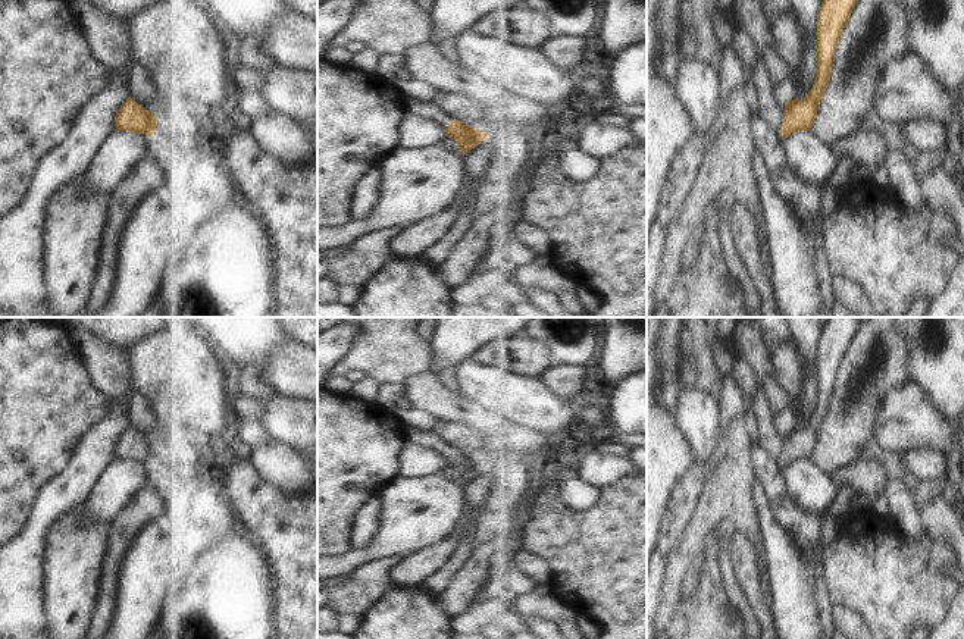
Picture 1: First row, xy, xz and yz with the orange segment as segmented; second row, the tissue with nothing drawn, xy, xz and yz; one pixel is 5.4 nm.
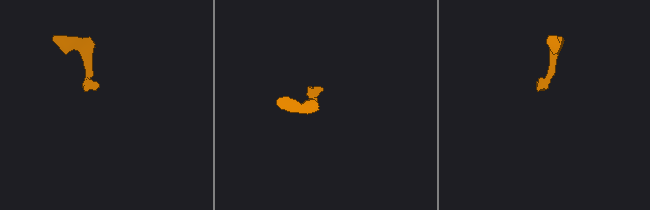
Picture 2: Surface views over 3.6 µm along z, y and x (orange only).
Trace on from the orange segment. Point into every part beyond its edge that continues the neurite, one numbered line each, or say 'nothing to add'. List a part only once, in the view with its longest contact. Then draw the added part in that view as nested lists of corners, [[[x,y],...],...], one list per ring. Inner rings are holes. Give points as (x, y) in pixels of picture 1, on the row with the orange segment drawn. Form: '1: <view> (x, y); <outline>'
1: xz (429, 110); [[[404,98],[404,110],[420,116],[425,116],[434,122],[438,122],[442,128],[454,120],[450,115],[444,113],[436,104],[423,103],[420,100]]]

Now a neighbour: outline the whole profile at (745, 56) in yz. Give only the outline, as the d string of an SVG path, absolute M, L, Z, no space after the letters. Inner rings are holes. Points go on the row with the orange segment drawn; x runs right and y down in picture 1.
M741 26L735 29L732 50L736 71L752 85L757 85L760 82L760 75L755 72L755 63L758 60L757 48Z

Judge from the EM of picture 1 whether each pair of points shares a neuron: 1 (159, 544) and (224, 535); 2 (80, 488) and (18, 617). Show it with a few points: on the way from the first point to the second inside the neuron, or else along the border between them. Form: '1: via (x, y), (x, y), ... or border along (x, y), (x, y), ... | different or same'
1: border along (204, 508), (202, 548), (190, 570) | different
2: via (46, 516), (37, 525), (21, 557), (18, 583) | same

